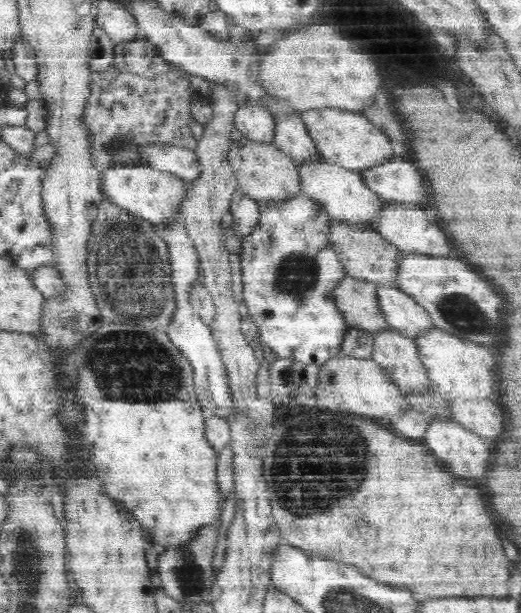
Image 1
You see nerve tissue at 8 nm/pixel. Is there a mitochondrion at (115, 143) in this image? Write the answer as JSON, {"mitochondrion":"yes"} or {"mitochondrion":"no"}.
{"mitochondrion":"yes"}

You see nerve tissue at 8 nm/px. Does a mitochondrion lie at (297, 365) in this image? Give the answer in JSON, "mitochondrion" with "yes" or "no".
{"mitochondrion":"no"}

